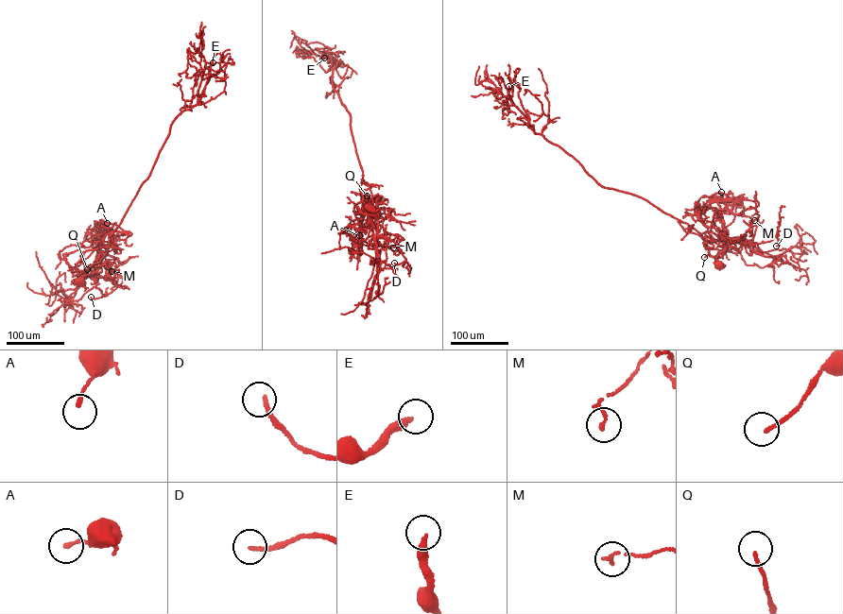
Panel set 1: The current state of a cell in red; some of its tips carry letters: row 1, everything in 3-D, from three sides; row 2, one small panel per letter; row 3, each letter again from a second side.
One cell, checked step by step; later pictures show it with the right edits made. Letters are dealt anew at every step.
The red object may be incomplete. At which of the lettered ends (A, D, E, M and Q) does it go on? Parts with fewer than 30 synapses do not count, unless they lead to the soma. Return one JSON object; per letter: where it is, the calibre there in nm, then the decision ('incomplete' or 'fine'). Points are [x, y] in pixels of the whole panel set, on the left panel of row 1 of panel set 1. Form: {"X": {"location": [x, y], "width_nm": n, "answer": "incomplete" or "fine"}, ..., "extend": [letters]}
{"A": {"location": [107, 223], "width_nm": 160, "answer": "fine"}, "D": {"location": [91, 297], "width_nm": 160, "answer": "fine"}, "E": {"location": [213, 62], "width_nm": 320, "answer": "incomplete"}, "M": {"location": [111, 271], "width_nm": 160, "answer": "fine"}, "Q": {"location": [87, 269], "width_nm": 160, "answer": "fine"}, "extend": ["E"]}

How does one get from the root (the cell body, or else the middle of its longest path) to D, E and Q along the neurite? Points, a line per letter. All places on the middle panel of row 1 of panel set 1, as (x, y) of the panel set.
D: (369, 207), (375, 217), (376, 235), (393, 240), (405, 258), (399, 264), (394, 263)
E: (369, 207), (373, 214), (354, 206), (362, 200), (362, 169), (350, 113), (333, 85), (337, 61), (324, 58)
Q: (369, 207), (373, 214), (360, 211), (369, 211), (367, 196)

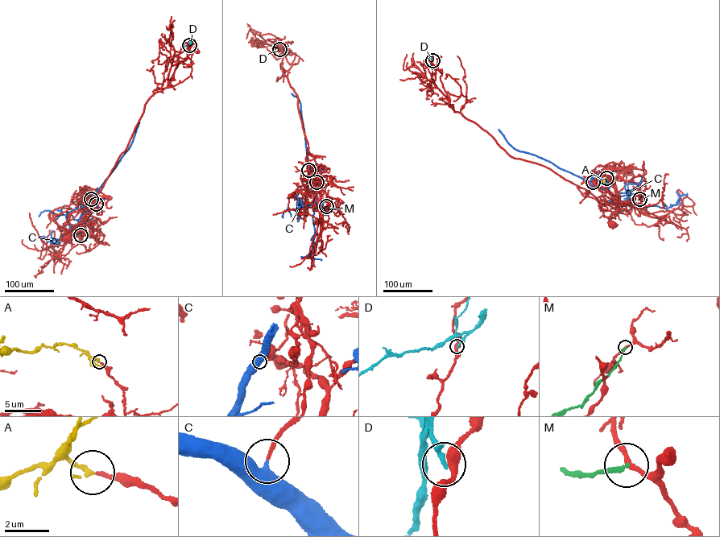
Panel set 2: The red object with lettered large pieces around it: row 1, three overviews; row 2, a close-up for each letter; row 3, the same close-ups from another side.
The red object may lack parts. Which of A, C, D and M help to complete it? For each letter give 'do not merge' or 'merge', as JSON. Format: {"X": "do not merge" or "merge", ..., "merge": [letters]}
{"A": "merge", "C": "do not merge", "D": "do not merge", "M": "do not merge", "merge": ["A"]}

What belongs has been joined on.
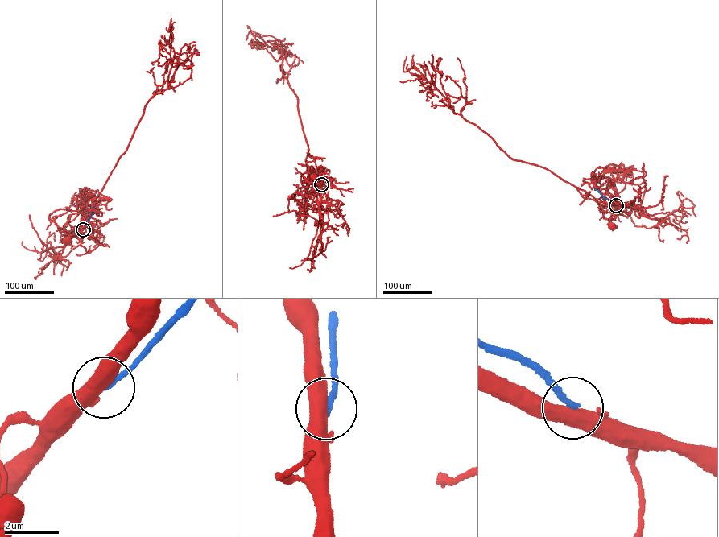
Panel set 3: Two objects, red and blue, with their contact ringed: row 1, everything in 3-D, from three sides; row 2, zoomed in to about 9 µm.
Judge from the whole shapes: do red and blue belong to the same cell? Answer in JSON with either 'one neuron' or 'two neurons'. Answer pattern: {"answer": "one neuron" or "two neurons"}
{"answer": "two neurons"}

